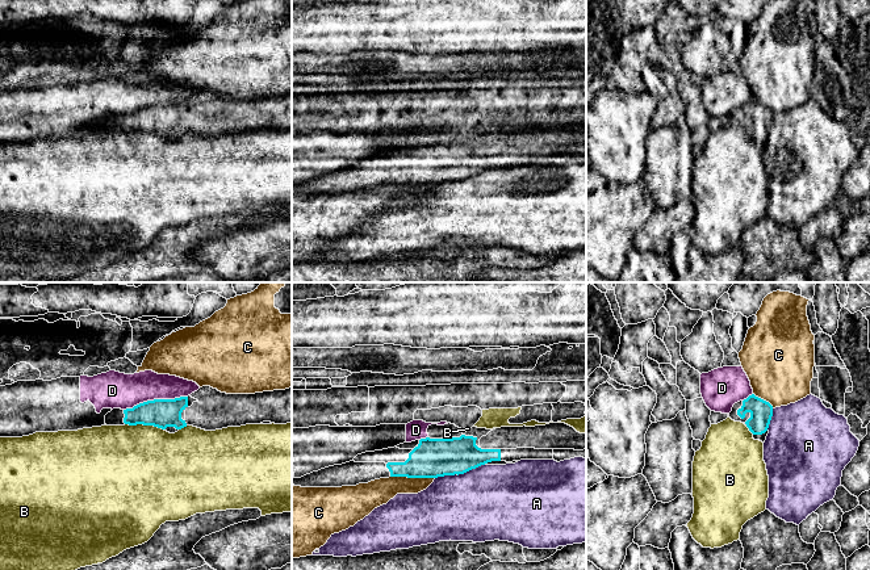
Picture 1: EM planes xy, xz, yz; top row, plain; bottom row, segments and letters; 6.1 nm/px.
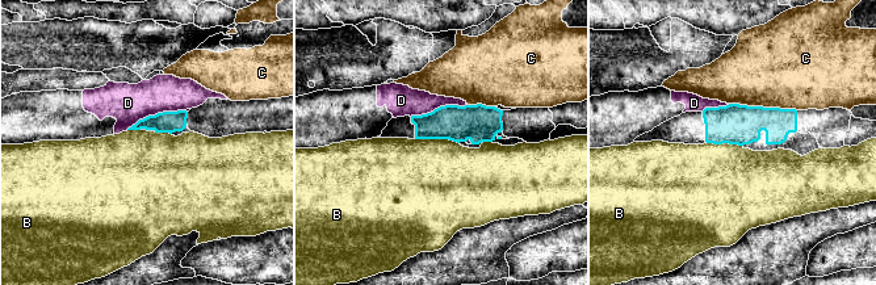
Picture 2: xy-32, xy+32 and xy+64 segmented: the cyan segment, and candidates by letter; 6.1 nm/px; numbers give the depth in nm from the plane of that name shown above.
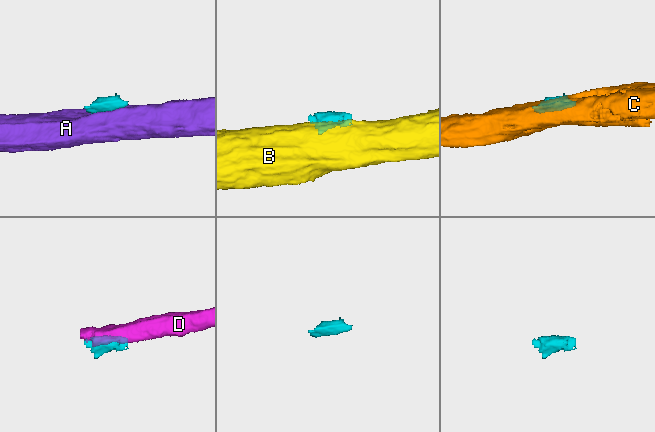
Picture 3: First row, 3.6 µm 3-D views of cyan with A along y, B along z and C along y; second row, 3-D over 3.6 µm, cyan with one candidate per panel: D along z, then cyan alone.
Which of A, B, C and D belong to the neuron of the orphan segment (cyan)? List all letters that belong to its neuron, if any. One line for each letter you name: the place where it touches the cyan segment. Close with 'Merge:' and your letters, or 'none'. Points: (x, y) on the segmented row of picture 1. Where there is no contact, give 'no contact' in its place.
Merge: none

